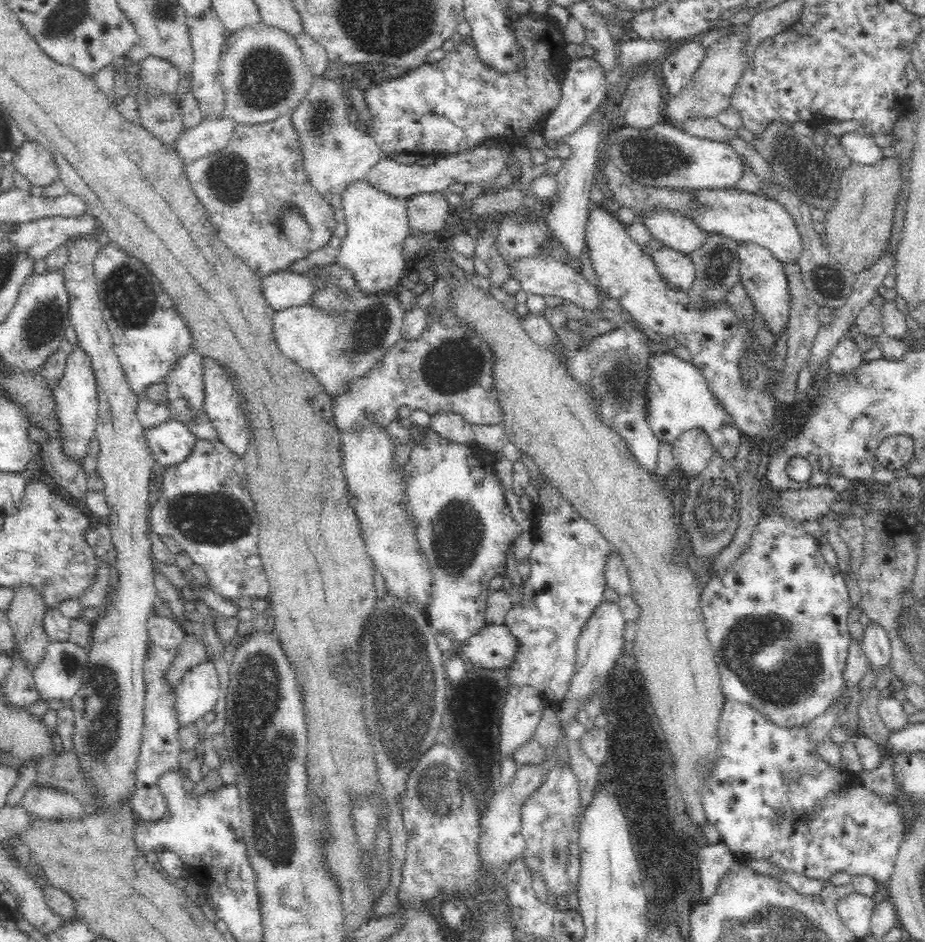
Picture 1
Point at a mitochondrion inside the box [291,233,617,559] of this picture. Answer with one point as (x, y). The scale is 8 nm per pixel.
(453, 365)

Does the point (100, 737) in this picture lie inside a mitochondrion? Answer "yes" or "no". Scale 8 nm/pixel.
yes

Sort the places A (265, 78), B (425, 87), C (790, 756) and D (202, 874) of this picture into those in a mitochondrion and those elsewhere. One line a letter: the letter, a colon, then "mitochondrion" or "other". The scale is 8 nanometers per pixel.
A: mitochondrion
B: other
C: other
D: other

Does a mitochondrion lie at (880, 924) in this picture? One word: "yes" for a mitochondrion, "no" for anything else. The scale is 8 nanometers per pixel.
no

